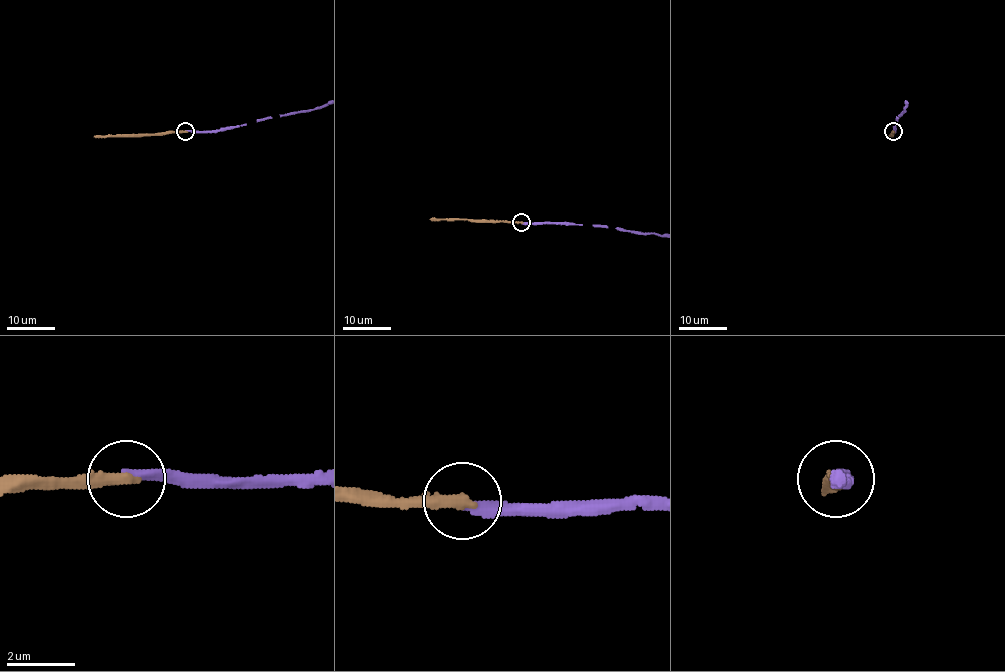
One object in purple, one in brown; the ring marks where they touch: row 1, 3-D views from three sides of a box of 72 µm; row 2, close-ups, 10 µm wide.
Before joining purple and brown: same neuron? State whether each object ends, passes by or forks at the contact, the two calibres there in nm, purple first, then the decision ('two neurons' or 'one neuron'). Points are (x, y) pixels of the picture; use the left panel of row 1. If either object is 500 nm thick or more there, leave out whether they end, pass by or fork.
purple ends | brown ends | 280/400 nm | two neurons

